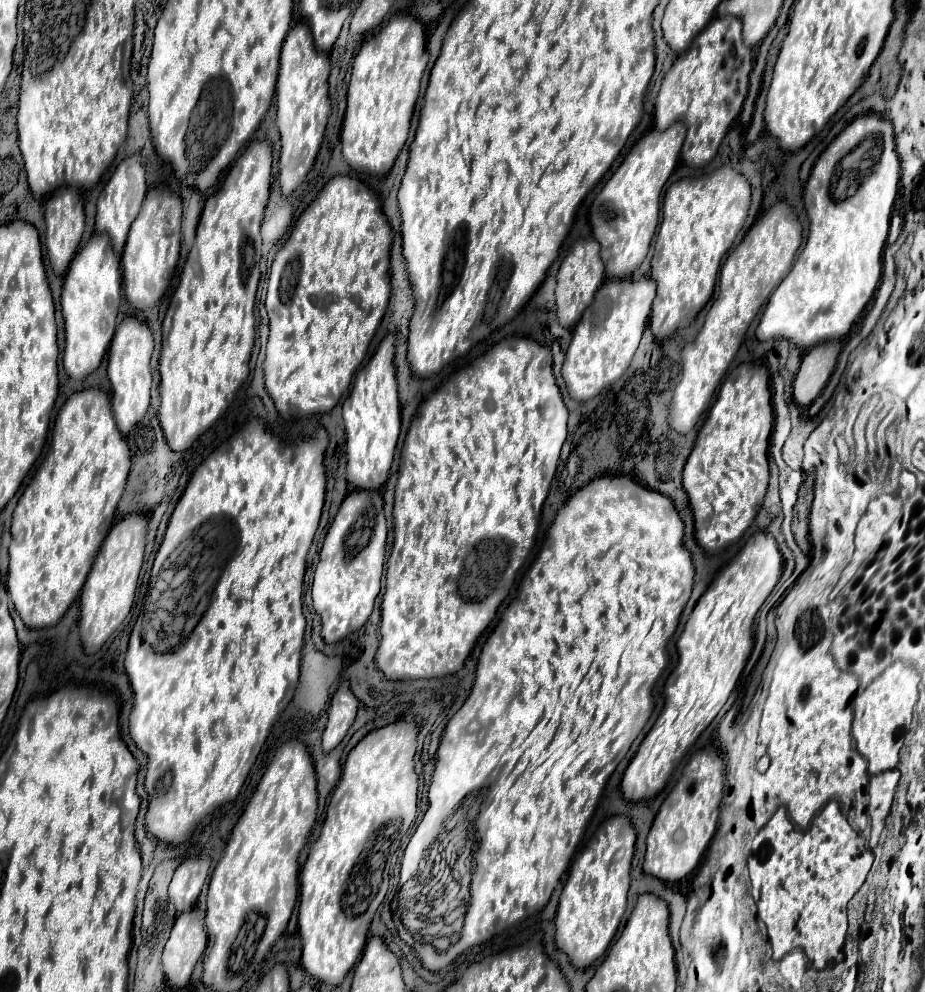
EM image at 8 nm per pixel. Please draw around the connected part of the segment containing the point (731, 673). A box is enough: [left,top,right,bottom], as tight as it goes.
[621,532,783,802]

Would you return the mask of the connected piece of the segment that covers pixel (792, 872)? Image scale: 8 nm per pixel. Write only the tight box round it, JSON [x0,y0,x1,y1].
[749,800,873,970]

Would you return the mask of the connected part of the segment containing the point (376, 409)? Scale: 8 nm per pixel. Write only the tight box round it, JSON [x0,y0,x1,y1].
[343,336,401,490]

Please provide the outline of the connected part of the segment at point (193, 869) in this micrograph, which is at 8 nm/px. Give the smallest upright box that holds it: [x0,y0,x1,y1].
[169,858,209,914]

